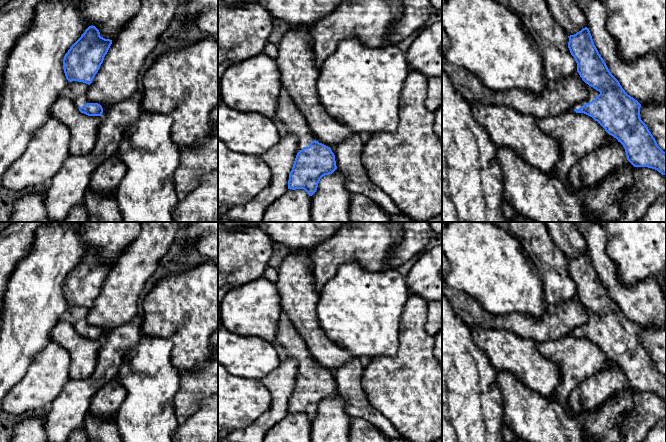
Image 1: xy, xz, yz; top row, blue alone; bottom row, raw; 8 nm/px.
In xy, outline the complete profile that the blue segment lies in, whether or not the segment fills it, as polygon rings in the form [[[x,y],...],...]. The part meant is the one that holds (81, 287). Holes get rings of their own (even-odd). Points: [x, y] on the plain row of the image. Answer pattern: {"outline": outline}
{"outline": [[[89,250],[70,271],[63,283],[63,293],[69,305],[60,320],[73,325],[81,337],[102,340],[103,332],[86,320],[88,310],[103,287],[112,264],[100,260],[95,250]]]}

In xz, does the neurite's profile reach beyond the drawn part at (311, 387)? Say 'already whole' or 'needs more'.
needs more

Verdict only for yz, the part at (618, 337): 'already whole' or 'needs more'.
needs more

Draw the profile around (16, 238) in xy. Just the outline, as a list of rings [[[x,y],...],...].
[[[9,222],[0,230],[0,309],[7,282],[15,266],[32,248],[37,229],[43,222]]]

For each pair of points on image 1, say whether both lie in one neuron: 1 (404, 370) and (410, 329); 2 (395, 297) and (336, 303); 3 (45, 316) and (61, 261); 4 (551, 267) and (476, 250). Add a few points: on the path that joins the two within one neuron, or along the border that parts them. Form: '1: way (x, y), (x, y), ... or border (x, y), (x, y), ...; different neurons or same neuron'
1: way (410, 360), (410, 339); same neuron
2: way (380, 297), (372, 303), (351, 303); same neuron
3: way (45, 302), (45, 277), (47, 275); same neuron
4: border (521, 243), (538, 270), (543, 285); different neurons

